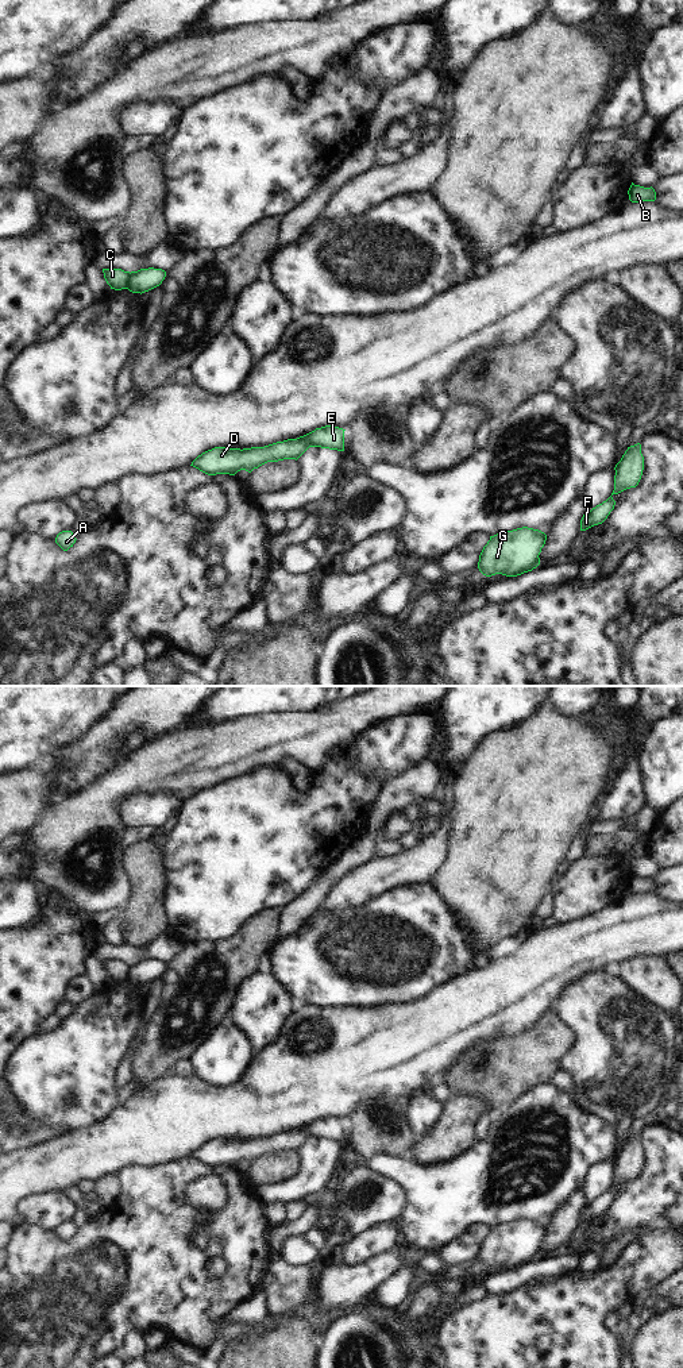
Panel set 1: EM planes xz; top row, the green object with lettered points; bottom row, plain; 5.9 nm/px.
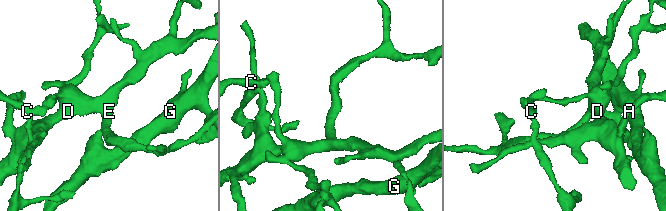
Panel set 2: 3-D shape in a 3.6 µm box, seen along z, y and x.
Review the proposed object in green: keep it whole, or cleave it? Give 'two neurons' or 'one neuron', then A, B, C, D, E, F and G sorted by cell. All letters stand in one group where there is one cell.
two neurons; A B D E / C F G

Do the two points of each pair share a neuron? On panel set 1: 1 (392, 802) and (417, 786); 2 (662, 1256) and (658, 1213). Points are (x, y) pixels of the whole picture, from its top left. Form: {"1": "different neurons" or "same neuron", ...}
{"1": "same neuron", "2": "different neurons"}

